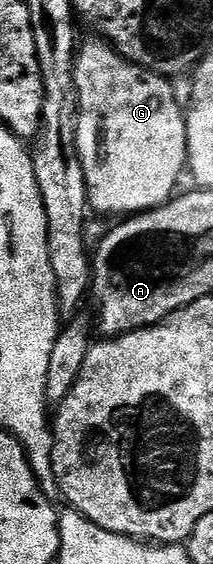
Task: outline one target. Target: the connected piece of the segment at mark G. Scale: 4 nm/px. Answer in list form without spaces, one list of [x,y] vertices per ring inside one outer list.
[[[90,38],[86,45],[77,49],[74,57],[74,85],[78,91],[78,129],[74,135],[74,145],[78,151],[80,166],[86,179],[86,189],[90,199],[89,207],[94,208],[102,216],[118,216],[114,218],[129,218],[139,212],[150,212],[154,208],[160,208],[169,202],[175,195],[174,187],[178,184],[182,172],[187,171],[188,157],[186,154],[186,117],[184,115],[183,105],[178,105],[178,96],[174,93],[174,88],[169,79],[164,76],[157,76],[154,72],[145,72],[140,66],[130,64],[125,58],[110,47],[100,38]]]

